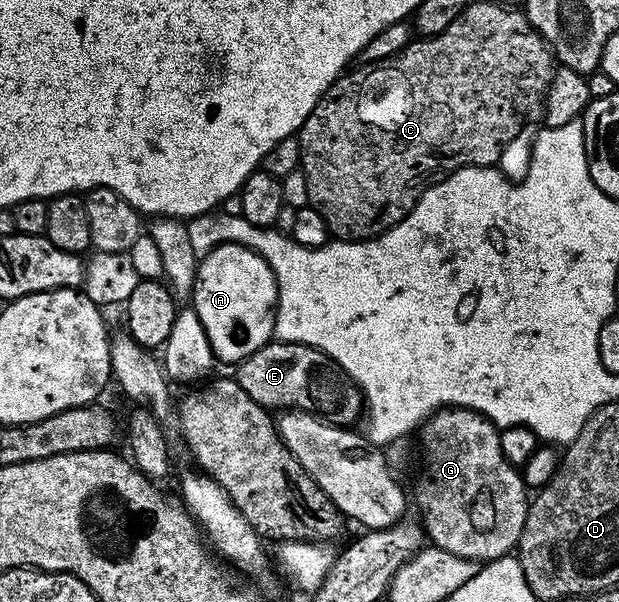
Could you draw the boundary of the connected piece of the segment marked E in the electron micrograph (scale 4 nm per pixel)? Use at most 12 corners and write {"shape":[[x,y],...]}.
{"shape":[[273,339],[234,379],[263,408],[355,425],[360,388],[335,360]]}

